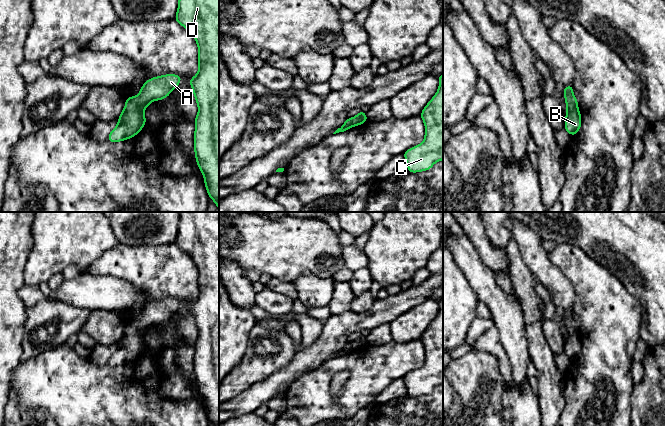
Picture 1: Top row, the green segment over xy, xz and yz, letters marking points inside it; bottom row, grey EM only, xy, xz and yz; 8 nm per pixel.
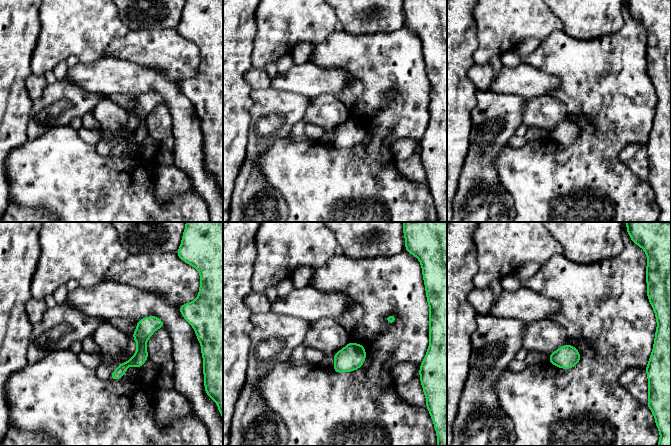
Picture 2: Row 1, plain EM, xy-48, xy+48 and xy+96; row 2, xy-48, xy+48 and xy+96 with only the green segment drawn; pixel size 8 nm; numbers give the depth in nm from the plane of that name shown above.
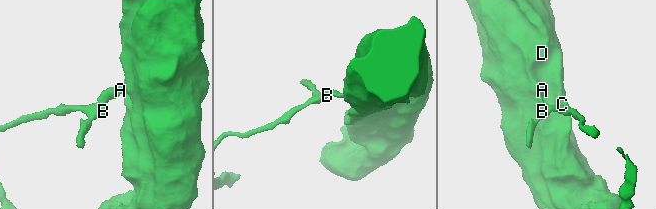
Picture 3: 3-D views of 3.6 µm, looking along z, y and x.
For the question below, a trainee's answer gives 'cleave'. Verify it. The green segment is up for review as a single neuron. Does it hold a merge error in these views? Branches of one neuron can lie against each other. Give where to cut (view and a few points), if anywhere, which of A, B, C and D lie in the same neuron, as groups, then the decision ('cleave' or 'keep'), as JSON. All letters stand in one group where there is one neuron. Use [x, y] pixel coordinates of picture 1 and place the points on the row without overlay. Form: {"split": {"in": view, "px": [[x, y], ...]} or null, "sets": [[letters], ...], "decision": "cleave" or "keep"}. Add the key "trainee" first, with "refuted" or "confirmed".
{"trainee": "confirmed", "split": {"in": "xy", "px": [[126, 329], [131, 333], [143, 335]]}, "sets": [["A", "C", "D"], ["B"]], "decision": "cleave"}

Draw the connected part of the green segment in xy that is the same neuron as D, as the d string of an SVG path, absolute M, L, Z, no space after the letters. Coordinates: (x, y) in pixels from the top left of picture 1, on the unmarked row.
M179 212L174 244L193 259L198 270L199 294L189 304L198 329L194 376L208 421L219 426L219 212Z

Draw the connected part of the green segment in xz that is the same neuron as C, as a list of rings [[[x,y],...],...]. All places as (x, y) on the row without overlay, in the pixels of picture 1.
[[[443,297],[438,301],[439,311],[436,318],[423,332],[420,341],[425,349],[425,360],[422,367],[406,374],[403,379],[410,397],[430,394],[433,389],[443,384]]]

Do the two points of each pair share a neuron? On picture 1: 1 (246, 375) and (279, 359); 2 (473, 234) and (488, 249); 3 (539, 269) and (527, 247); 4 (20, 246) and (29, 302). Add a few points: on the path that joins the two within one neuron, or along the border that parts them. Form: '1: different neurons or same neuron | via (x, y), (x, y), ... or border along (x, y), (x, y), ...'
1: same neuron | via (254, 368), (271, 364)
2: same neuron | via (477, 238), (484, 245)
3: same neuron | via (539, 264), (531, 252)
4: different neurons | border along (24, 284), (19, 290), (18, 296), (26, 307)

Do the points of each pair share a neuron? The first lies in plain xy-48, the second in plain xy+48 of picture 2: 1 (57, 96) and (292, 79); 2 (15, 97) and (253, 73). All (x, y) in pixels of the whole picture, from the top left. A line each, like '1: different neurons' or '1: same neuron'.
1: different neurons
2: different neurons

